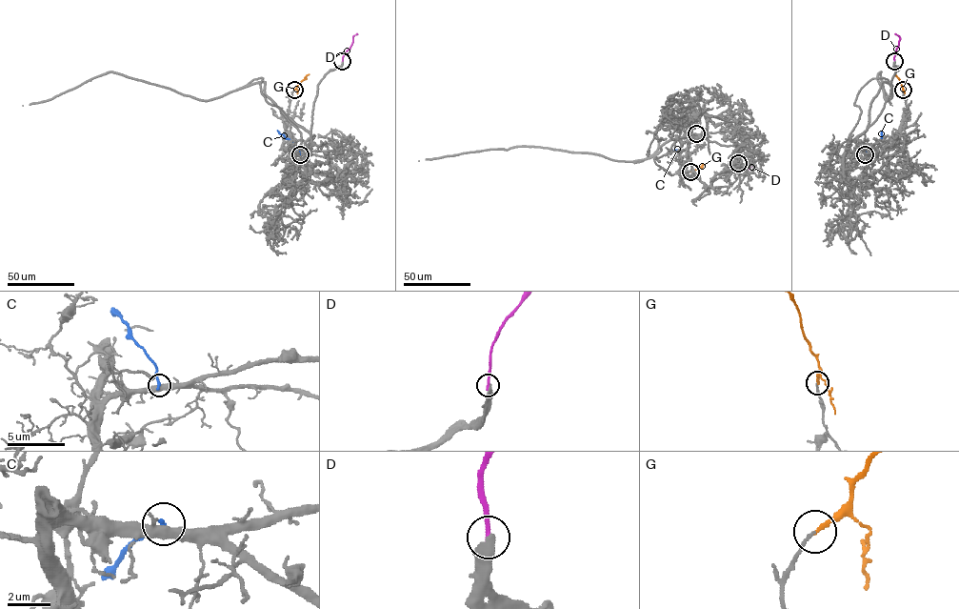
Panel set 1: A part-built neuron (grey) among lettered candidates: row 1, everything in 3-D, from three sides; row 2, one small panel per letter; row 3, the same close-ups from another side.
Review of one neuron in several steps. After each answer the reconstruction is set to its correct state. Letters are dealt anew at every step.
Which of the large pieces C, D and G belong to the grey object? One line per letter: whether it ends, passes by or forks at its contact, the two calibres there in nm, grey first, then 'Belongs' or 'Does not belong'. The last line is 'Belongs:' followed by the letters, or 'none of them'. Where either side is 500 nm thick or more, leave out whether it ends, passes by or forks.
C: It ends there. Thickness 400 nm (grey) against 240 nm. Does not belong
D: It ends there. Thickness 400 nm (grey) against 240 nm. Does not belong
G: It ends there. Thickness 140 nm (grey) against 190 nm. Belongs
Belongs: G

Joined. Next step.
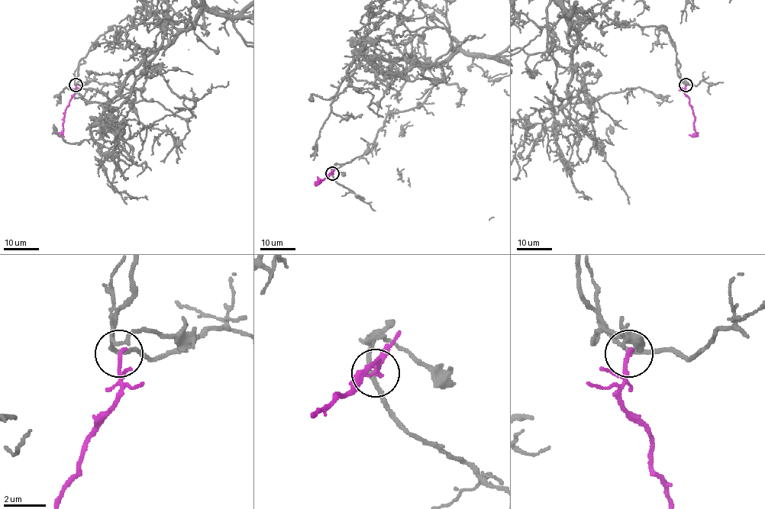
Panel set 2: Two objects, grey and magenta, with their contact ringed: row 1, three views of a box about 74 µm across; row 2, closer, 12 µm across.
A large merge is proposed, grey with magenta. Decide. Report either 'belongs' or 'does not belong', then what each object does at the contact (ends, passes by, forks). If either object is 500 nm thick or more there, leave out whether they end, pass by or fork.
does not belong; grey passes by; magenta ends there

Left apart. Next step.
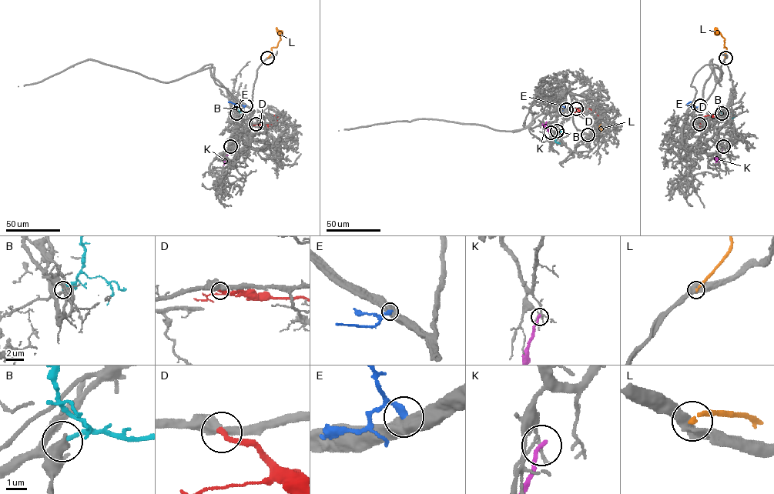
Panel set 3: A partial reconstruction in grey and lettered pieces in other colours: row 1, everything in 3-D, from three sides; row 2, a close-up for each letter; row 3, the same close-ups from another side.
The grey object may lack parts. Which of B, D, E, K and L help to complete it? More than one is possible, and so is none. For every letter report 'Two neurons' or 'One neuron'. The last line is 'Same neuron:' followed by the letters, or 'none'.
B: One neuron
D: Two neurons
E: Two neurons
K: Two neurons
L: Two neurons
Same neuron: B

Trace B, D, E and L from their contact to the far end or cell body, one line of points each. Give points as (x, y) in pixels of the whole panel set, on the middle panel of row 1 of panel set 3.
B: (557, 131), (558, 137), (555, 141), (559, 141)
D: (576, 108), (587, 112), (594, 109), (598, 113), (593, 123)
E: (566, 109), (556, 96), (551, 98), (550, 102)
L: (588, 135), (601, 134), (597, 125)

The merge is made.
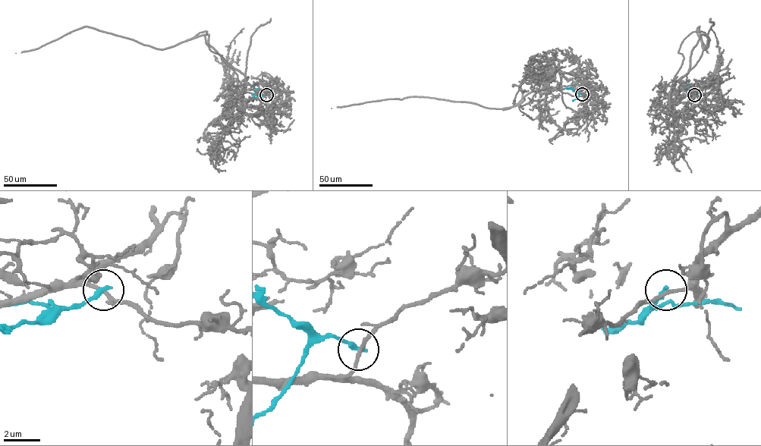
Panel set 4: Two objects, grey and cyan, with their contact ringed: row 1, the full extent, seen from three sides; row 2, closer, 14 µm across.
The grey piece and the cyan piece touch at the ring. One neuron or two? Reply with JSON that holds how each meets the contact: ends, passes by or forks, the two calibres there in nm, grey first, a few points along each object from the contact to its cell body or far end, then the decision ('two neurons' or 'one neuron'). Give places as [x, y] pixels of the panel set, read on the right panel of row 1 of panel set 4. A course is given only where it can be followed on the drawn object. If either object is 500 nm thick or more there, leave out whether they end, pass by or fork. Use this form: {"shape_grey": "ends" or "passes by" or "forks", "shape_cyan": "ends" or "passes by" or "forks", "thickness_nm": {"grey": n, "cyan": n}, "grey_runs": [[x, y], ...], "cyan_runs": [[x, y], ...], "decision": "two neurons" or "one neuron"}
{"shape_grey": "passes by", "shape_cyan": "ends", "thickness_nm": {"grey": 190, "cyan": 280}, "grey_runs": [[694, 95], [671, 89], [683, 58], [680, 44], [702, 31], [705, 48], [699, 26], [709, 53]], "cyan_runs": [[694, 95], [688, 98], [688, 89], [684, 89]], "decision": "two neurons"}

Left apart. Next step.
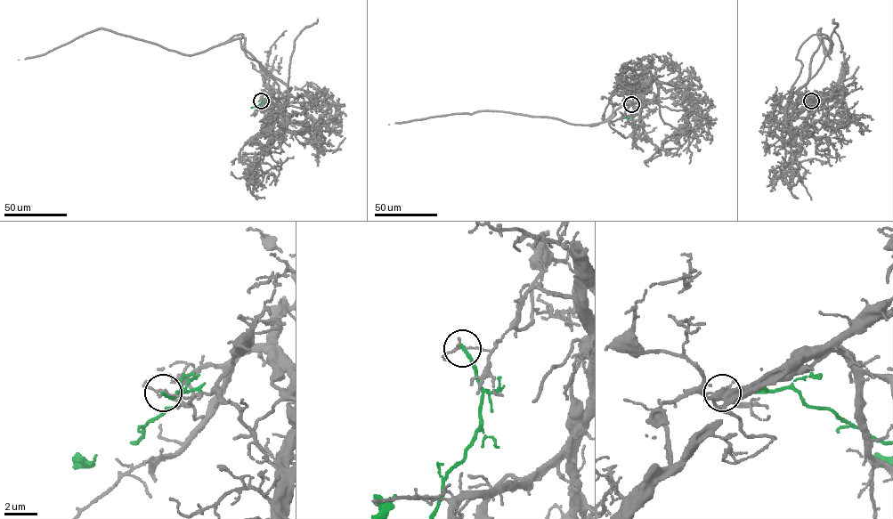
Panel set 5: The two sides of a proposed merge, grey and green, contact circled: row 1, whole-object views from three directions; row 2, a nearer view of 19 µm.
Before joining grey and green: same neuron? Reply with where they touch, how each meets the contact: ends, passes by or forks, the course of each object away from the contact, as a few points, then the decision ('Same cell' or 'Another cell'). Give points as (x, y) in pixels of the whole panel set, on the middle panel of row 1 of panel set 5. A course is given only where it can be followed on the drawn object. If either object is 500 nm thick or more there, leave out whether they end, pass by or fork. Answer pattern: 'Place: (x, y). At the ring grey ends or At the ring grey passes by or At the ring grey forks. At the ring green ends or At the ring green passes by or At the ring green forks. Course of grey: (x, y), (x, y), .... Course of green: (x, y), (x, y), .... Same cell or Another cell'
Place: (631, 104). At the ring grey passes by. At the ring green ends. Course of grey: (632, 104), (644, 99), (646, 80), (631, 95), (613, 92), (612, 114), (598, 125), (499, 110), (389, 125). Course of green: (632, 104), (629, 117), (621, 117). Another cell

